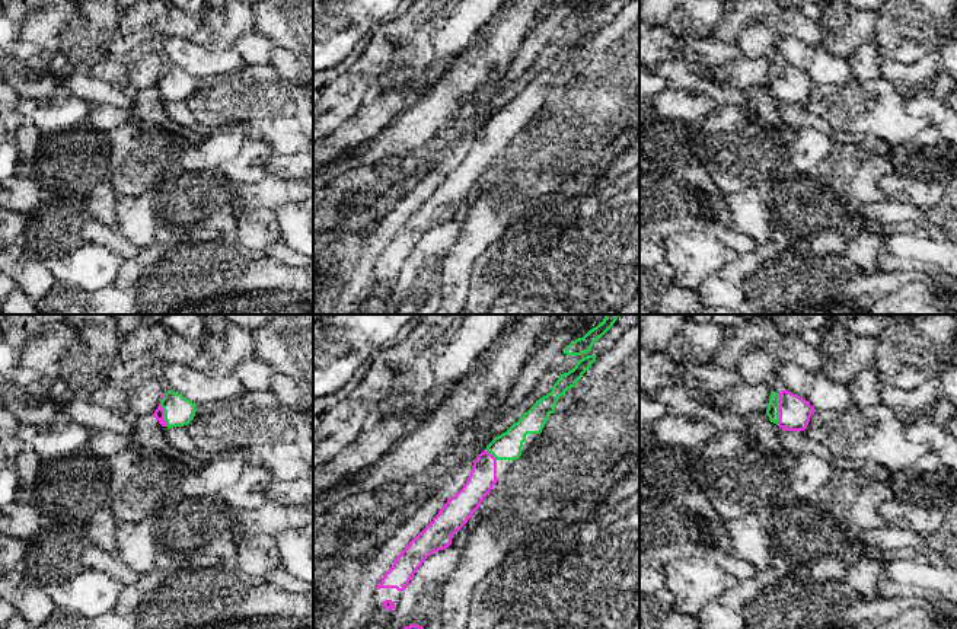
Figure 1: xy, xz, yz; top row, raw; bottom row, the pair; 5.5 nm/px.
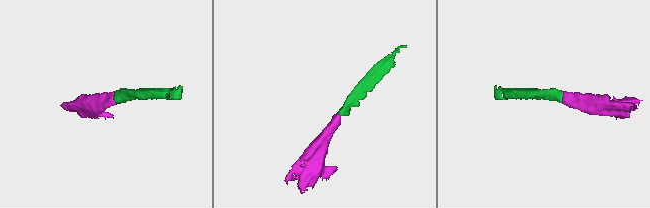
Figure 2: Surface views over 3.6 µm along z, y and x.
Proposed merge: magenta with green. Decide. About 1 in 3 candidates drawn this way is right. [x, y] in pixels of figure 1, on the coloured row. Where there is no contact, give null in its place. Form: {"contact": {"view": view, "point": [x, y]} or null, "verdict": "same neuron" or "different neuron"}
{"contact": {"view": "xy", "point": [162, 409]}, "verdict": "same neuron"}

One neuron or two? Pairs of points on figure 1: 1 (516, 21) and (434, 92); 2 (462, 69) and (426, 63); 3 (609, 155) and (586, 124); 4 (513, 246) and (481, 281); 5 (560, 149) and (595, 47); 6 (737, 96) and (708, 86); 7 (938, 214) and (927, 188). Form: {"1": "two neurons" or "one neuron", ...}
{"1": "one neuron", "2": "two neurons", "3": "two neurons", "4": "one neuron", "5": "two neurons", "6": "one neuron", "7": "two neurons"}

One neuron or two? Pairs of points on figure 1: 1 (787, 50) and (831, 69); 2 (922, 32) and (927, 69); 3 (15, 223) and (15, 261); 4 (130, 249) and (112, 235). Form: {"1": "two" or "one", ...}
{"1": "one", "2": "two", "3": "one", "4": "one"}

